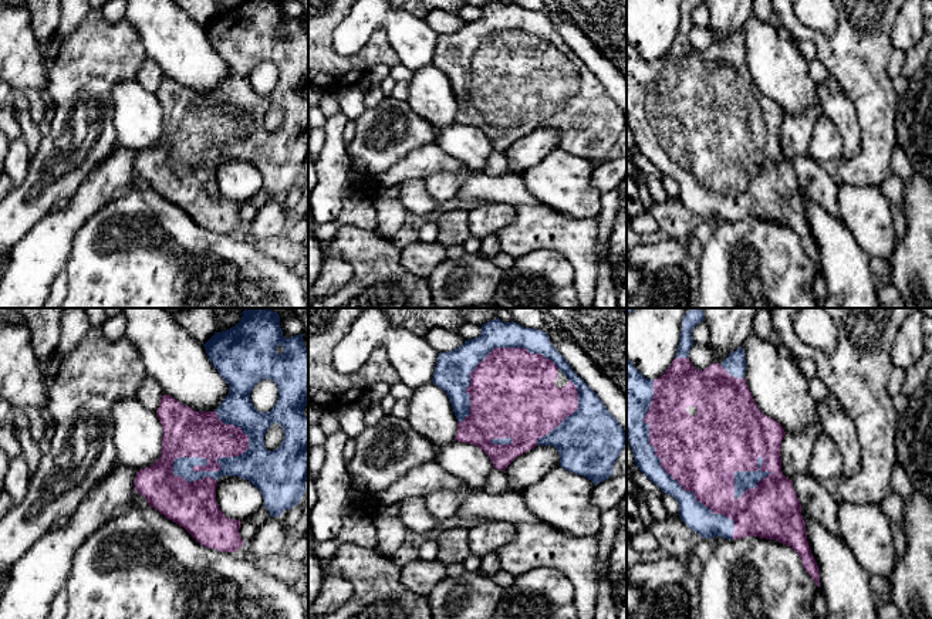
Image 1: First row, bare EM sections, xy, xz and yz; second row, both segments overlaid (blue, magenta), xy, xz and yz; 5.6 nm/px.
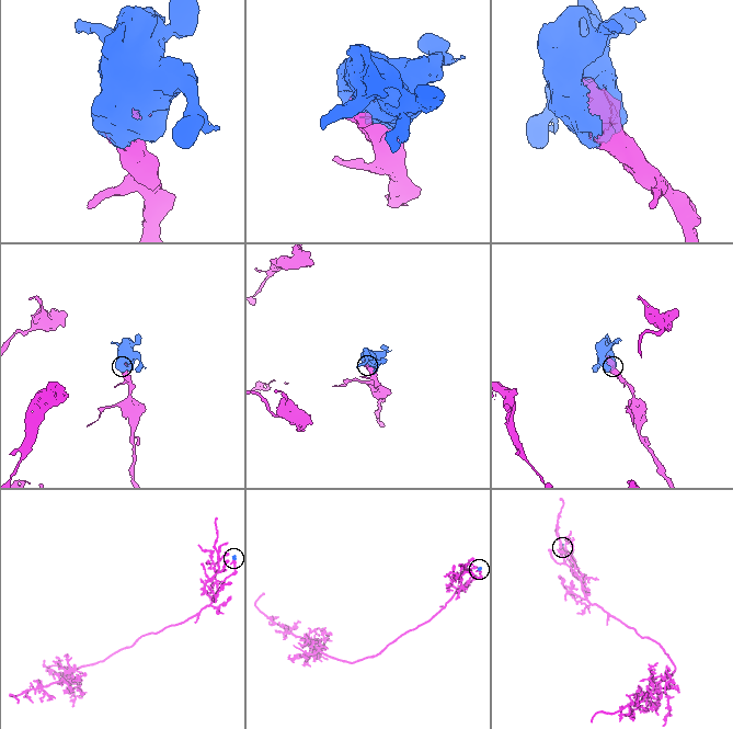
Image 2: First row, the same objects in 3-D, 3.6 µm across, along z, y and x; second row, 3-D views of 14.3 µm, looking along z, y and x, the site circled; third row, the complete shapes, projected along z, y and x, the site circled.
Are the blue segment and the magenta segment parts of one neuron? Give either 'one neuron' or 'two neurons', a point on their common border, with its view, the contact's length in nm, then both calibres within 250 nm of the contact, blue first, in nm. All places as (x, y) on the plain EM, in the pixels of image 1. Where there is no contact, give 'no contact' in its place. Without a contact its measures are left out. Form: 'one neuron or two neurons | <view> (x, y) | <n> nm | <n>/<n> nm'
one neuron | xy (216, 154) | 480 nm | 200/260 nm

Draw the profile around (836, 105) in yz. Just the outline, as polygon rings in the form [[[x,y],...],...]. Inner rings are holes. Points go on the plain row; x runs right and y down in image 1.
[[[833,75],[825,82],[818,84],[817,95],[823,115],[837,126],[841,135],[842,158],[854,158],[860,152],[861,131],[852,101]]]

